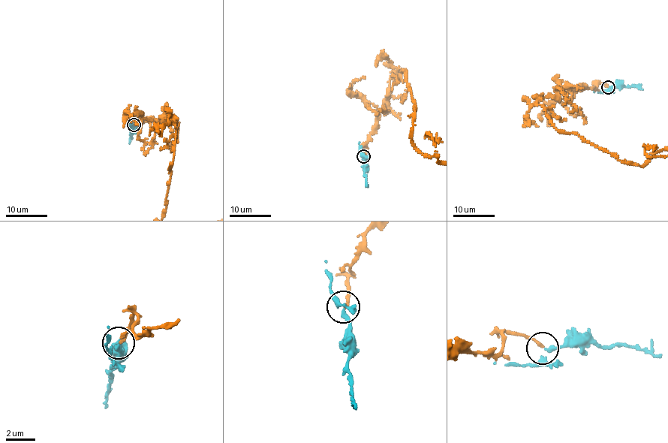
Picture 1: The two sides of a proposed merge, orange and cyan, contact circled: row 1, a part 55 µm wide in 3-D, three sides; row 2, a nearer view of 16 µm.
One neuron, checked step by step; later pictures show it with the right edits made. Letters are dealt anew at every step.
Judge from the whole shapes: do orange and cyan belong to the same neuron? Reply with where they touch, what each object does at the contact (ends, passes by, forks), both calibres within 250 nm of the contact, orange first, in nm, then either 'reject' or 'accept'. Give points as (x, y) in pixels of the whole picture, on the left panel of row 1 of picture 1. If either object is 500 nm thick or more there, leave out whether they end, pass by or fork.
(133, 125) | orange ends | cyan passes by | 200/200 nm | accept

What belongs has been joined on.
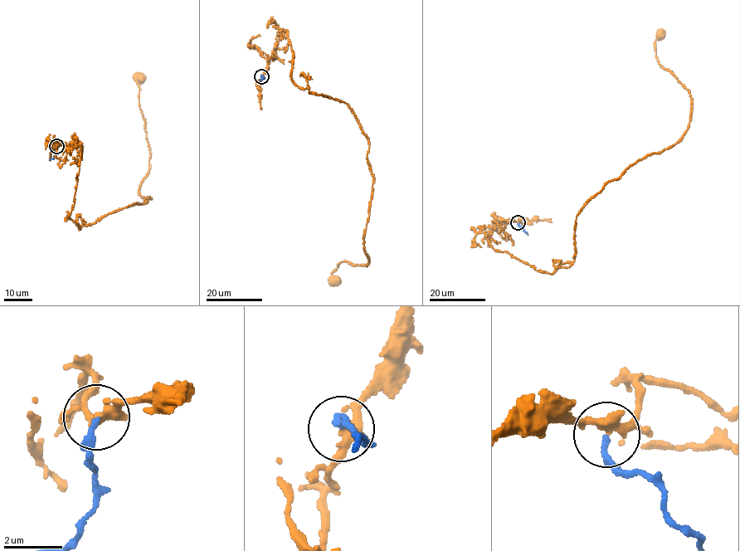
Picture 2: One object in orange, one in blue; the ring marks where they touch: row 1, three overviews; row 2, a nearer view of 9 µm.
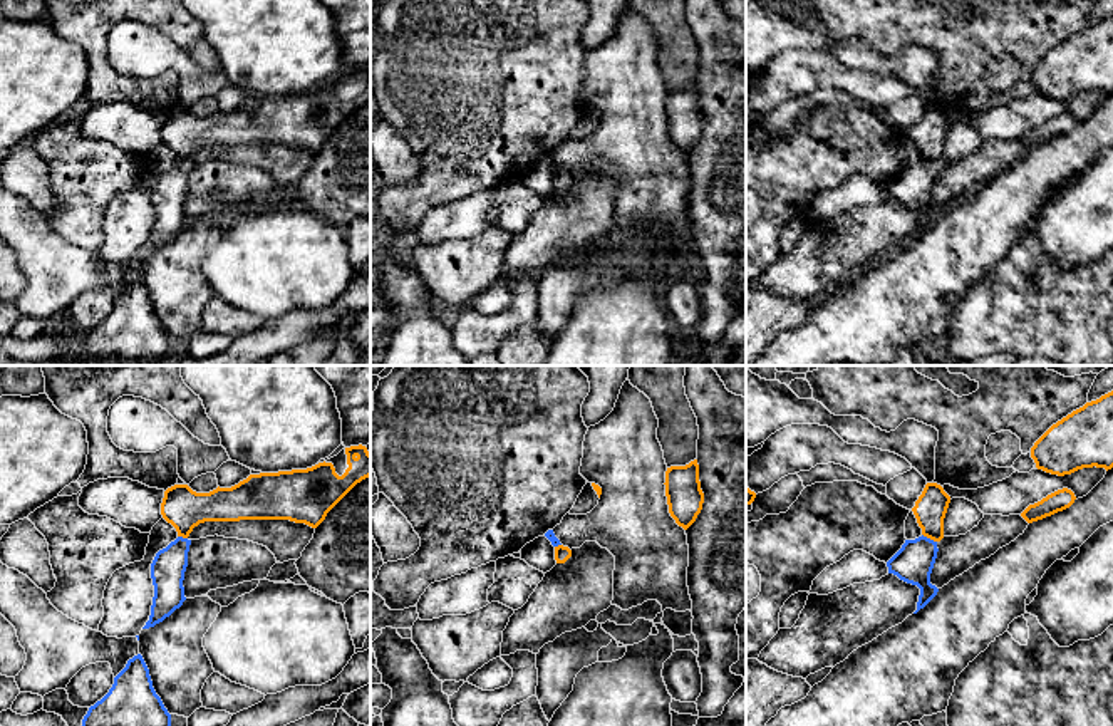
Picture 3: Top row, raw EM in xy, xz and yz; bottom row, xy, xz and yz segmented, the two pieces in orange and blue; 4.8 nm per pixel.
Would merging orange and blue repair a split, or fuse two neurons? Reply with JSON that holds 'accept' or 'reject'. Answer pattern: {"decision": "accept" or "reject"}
{"decision": "reject"}

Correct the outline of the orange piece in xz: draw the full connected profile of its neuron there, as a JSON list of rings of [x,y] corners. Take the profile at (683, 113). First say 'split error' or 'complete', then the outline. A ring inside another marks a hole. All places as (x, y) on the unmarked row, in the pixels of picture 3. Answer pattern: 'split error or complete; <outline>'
complete; [[[697,84],[686,91],[667,92],[664,109],[670,141],[687,154],[696,146],[704,127]]]

